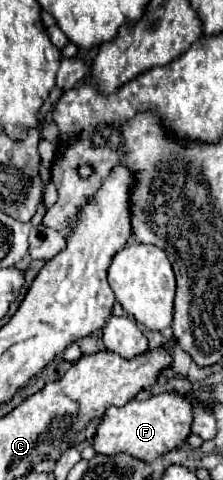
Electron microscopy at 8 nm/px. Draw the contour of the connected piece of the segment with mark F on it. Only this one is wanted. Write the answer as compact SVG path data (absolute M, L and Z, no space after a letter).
M170 392L170 394L158 394L148 400L130 400L126 406L110 406L102 414L102 420L96 428L94 434L94 450L104 456L114 456L114 454L130 454L142 462L152 462L158 456L164 456L166 452L180 448L190 430L192 424L192 394L180 394L180 392Z

